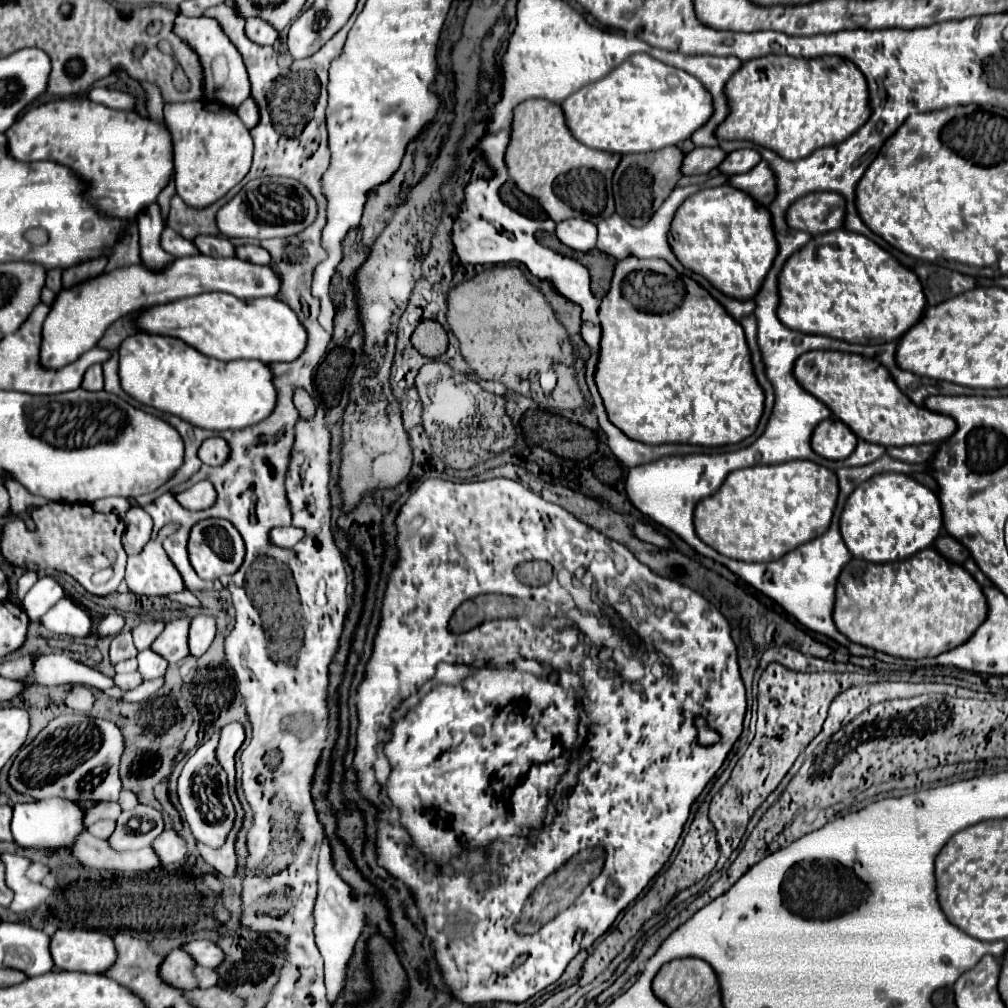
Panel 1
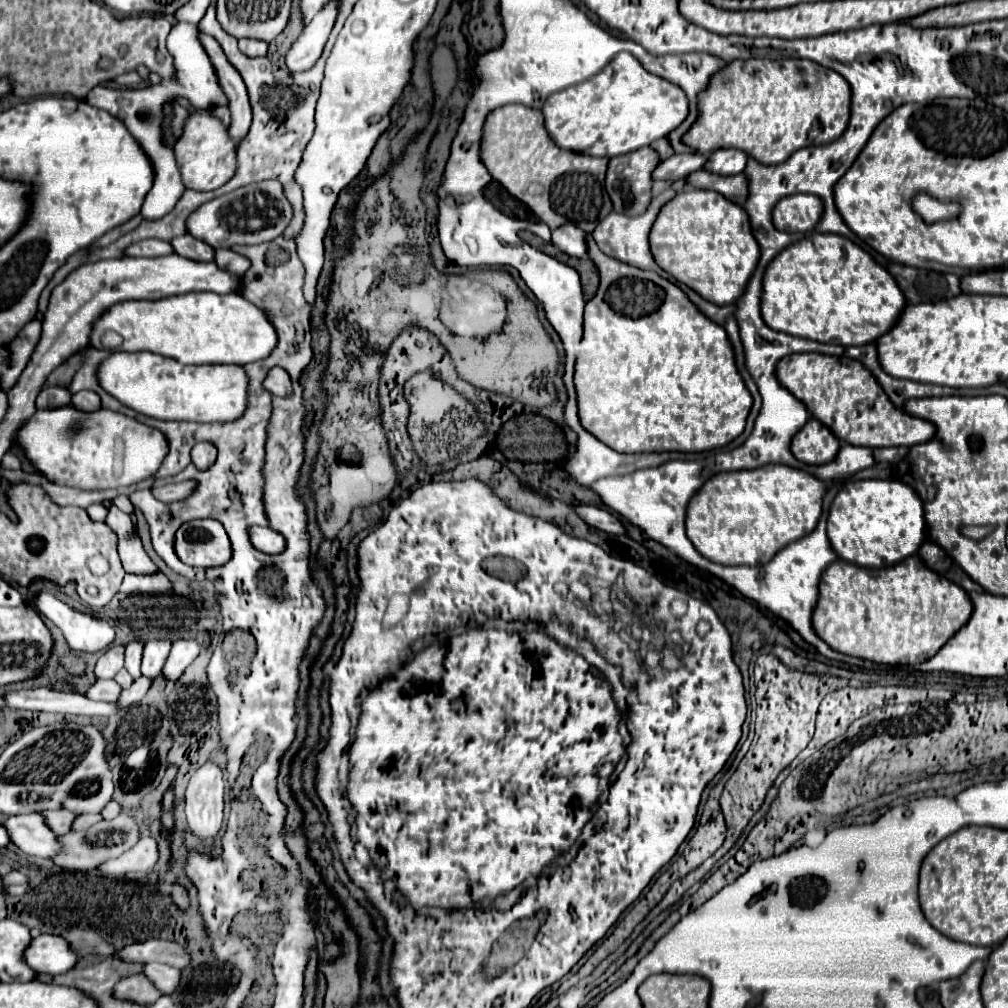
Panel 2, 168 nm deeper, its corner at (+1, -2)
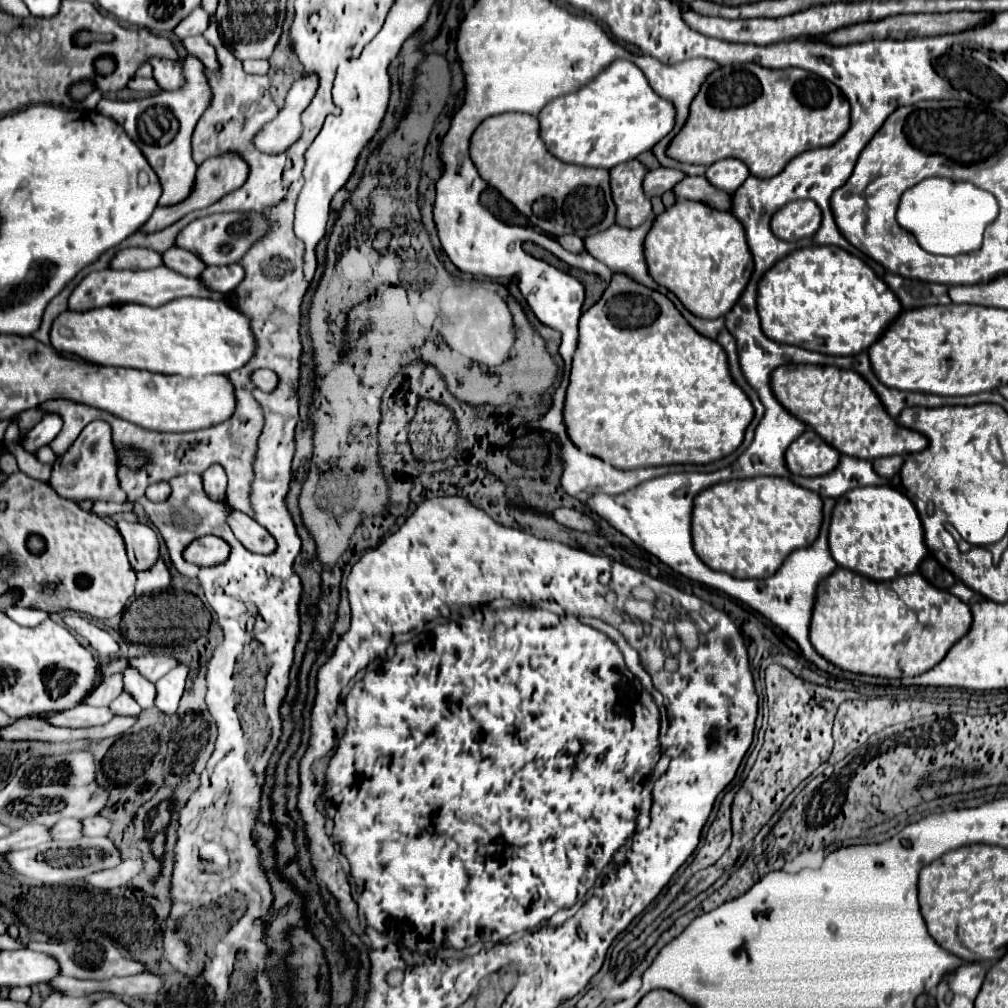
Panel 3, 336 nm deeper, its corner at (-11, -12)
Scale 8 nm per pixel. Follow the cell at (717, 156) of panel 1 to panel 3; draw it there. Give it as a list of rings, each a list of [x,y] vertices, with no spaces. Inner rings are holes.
[[[659,168],[659,170],[651,170],[645,176],[645,194],[649,198],[653,196],[663,196],[667,190],[673,190],[675,184],[679,184],[685,178],[685,174],[681,170],[673,170],[673,168]]]

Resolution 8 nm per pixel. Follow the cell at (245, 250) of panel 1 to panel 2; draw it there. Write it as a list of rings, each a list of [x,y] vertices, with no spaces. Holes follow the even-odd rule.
[[[217,250],[213,262],[217,262],[217,266],[235,276],[243,276],[245,270],[249,270],[249,260],[233,250]]]

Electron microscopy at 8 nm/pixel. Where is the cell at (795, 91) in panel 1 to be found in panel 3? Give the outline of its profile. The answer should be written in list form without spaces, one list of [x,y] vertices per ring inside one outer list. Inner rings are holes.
[[[737,64],[715,70],[691,104],[685,128],[673,138],[667,154],[679,162],[711,166],[721,158],[739,158],[753,176],[779,174],[797,154],[831,146],[851,126],[851,106],[841,90],[807,70],[771,70],[759,64]]]

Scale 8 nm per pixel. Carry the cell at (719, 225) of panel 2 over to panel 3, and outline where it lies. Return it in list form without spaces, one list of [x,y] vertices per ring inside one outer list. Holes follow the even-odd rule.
[[[695,200],[677,202],[657,216],[645,240],[645,258],[655,282],[675,292],[685,308],[689,308],[695,316],[705,318],[725,316],[725,312],[737,304],[737,296],[741,296],[745,284],[749,284],[749,276],[753,274],[753,254],[749,252],[743,224],[731,212],[721,212]]]

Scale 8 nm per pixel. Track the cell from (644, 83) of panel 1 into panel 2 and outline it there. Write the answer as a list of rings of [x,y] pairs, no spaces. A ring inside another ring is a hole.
[[[619,52],[593,78],[551,94],[543,104],[545,128],[553,142],[587,156],[621,156],[667,136],[687,114],[685,92],[649,72],[629,52]]]

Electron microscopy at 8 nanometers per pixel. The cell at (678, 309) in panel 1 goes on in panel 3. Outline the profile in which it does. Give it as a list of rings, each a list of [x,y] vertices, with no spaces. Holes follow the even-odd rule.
[[[615,272],[607,290],[603,292],[601,300],[591,306],[581,316],[581,336],[579,336],[579,348],[573,358],[571,368],[571,382],[567,388],[567,400],[565,400],[565,424],[569,438],[585,452],[591,452],[593,456],[599,456],[601,460],[609,462],[611,466],[619,470],[631,470],[631,468],[643,468],[643,466],[665,466],[665,464],[709,464],[719,458],[729,456],[735,452],[743,438],[745,430],[751,424],[755,410],[749,402],[747,394],[737,386],[737,382],[731,378],[727,352],[723,346],[715,340],[709,340],[707,336],[697,334],[697,330],[683,318],[683,314],[675,308],[675,304],[661,294],[659,290],[645,288],[643,284],[637,284],[635,280],[629,280],[629,276],[621,276],[621,272]]]

